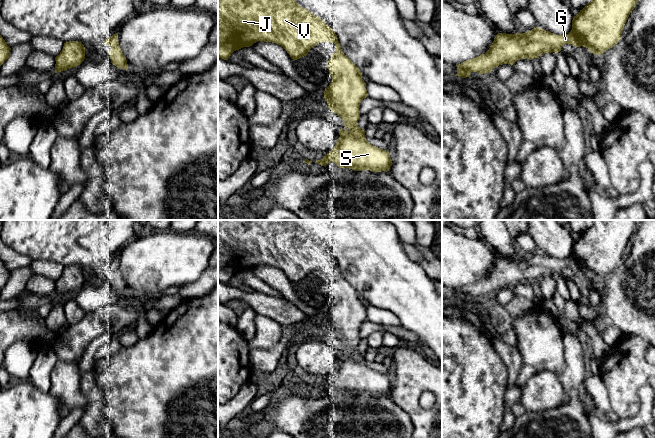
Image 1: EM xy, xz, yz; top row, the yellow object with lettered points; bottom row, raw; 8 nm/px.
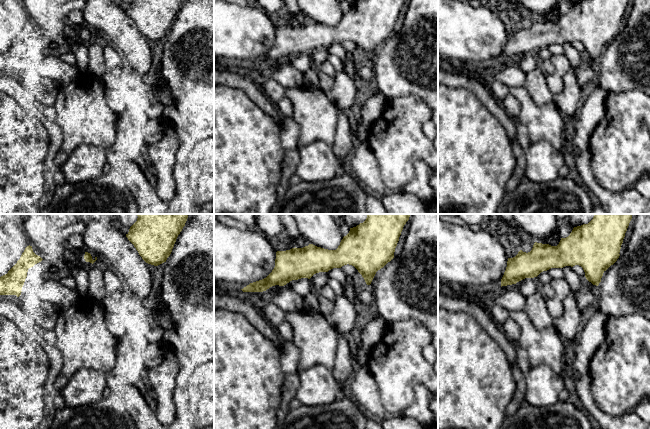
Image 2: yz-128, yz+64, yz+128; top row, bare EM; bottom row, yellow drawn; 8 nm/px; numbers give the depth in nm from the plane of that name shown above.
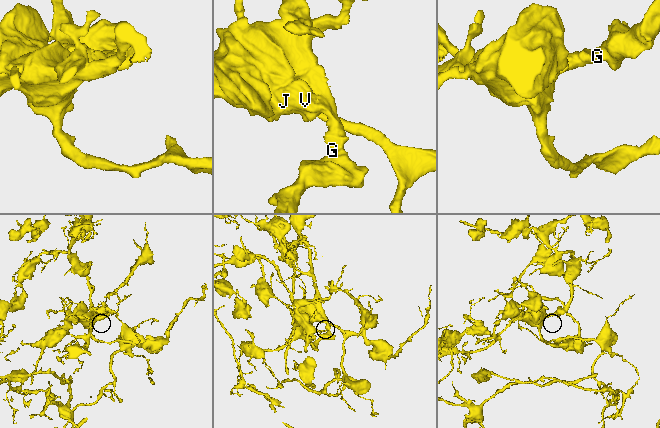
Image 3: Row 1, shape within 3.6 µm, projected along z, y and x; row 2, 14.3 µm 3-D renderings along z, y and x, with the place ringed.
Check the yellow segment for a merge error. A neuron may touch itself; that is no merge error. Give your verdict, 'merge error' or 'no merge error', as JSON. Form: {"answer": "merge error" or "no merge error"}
{"answer": "no merge error"}

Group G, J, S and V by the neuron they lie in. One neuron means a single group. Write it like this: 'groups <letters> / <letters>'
groups G J S V

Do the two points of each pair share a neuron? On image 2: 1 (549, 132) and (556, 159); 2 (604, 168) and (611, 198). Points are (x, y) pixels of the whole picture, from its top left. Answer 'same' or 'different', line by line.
1: different
2: different

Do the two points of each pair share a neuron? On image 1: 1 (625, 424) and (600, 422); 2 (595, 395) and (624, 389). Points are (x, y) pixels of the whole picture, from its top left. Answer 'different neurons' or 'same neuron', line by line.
1: same neuron
2: different neurons

